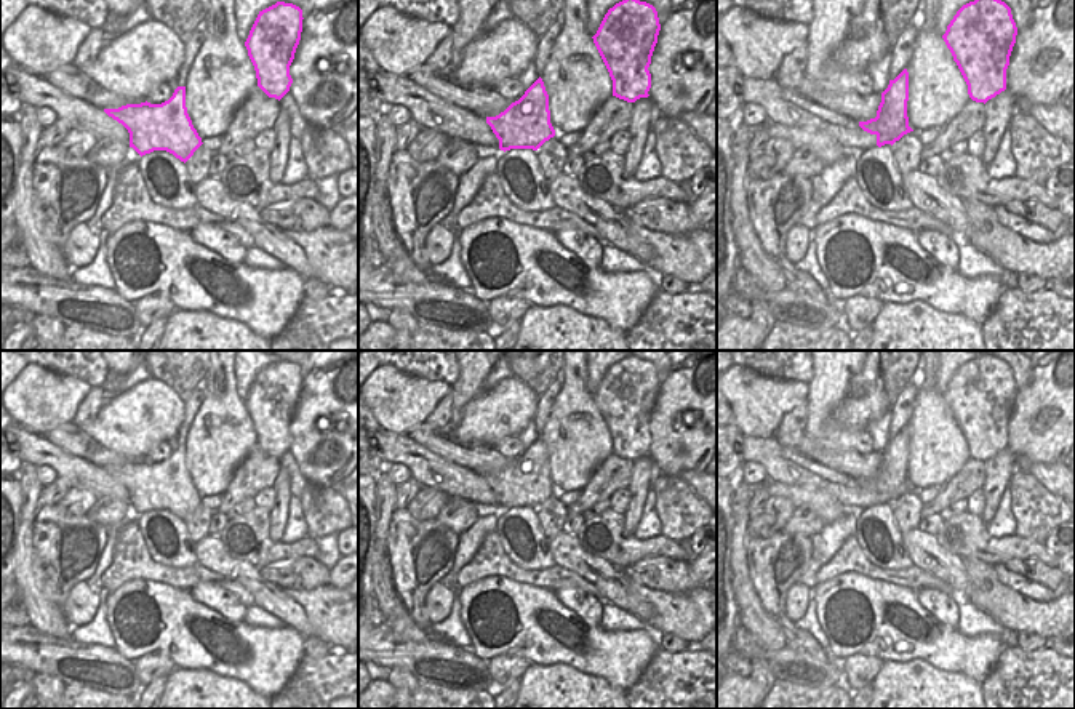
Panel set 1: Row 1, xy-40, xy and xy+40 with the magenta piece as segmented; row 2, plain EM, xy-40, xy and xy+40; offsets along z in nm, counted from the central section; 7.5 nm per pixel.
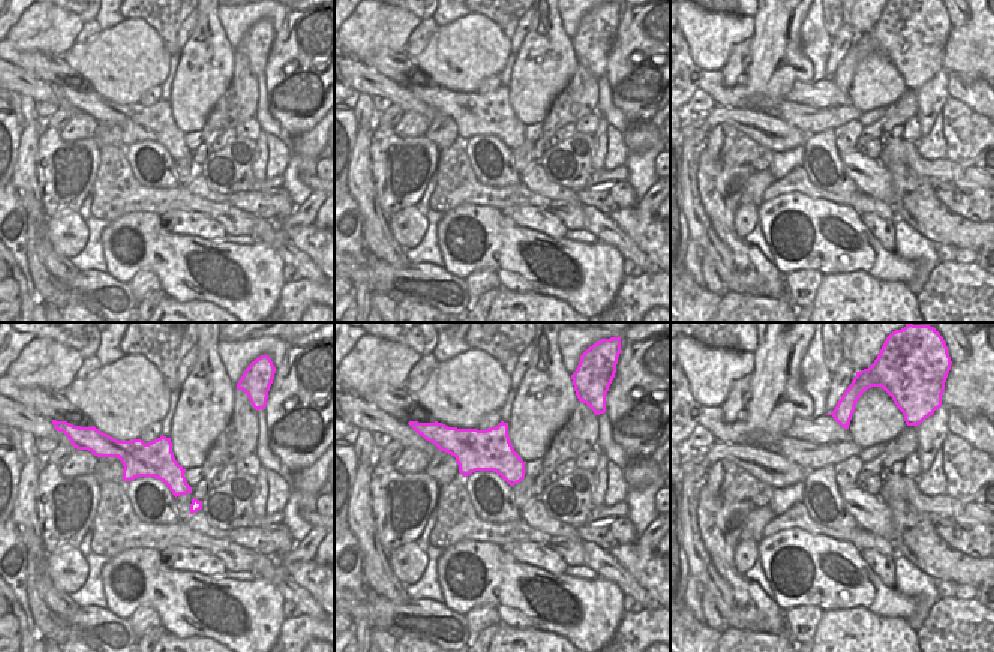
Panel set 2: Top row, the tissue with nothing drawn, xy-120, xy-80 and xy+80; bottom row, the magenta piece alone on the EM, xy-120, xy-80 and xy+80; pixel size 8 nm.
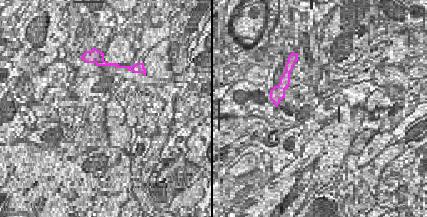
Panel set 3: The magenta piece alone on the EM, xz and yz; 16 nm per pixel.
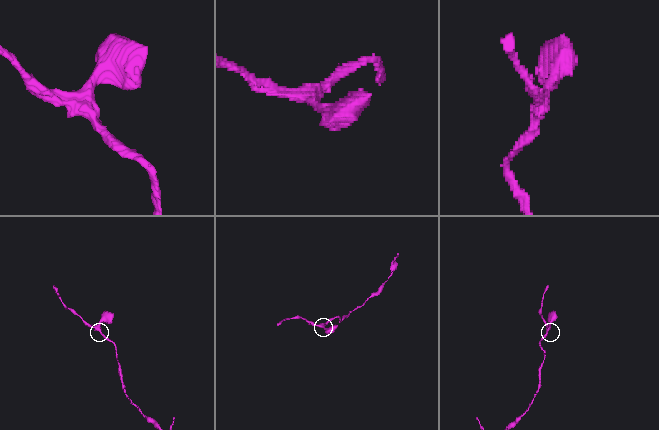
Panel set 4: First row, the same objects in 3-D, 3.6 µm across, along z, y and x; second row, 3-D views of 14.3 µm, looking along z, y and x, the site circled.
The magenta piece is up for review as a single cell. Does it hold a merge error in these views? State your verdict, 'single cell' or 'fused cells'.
single cell

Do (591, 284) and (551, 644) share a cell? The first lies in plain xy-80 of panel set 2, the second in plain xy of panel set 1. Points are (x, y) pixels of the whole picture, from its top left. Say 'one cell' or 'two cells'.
one cell

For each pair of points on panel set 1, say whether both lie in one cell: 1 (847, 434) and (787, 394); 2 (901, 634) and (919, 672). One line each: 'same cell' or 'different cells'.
1: different cells
2: different cells

